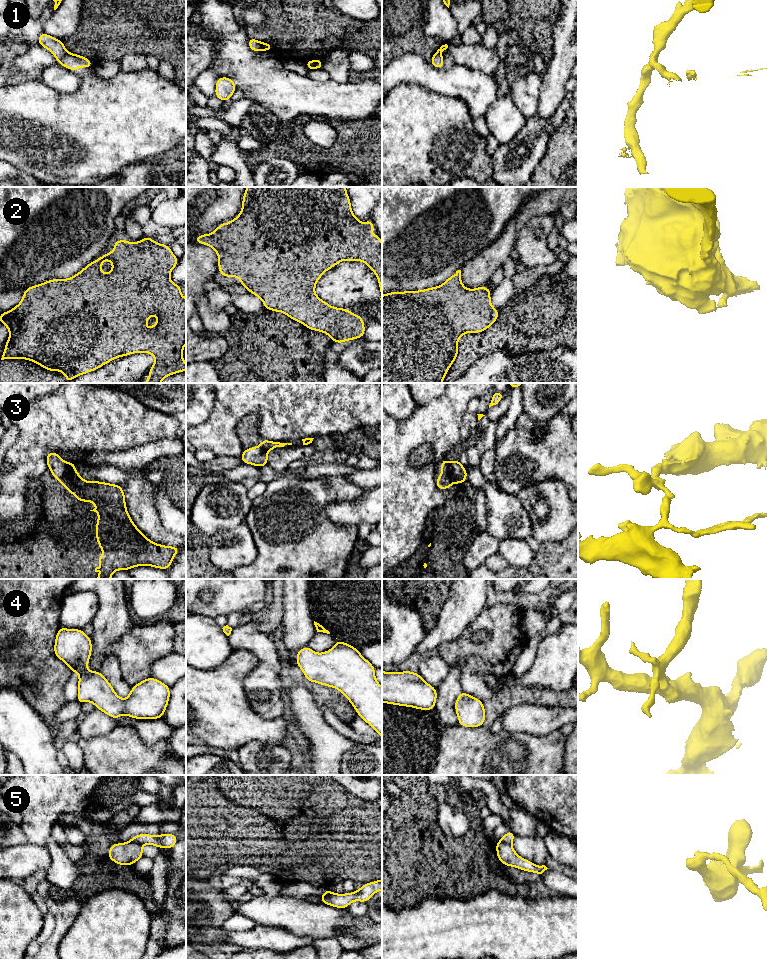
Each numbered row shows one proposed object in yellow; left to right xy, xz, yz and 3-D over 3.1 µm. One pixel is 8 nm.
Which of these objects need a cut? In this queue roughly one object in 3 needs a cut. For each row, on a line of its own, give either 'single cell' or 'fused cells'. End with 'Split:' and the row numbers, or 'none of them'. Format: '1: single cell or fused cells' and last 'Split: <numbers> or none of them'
1: fused cells
2: single cell
3: fused cells
4: single cell
5: fused cells
Split: 1, 3, 5

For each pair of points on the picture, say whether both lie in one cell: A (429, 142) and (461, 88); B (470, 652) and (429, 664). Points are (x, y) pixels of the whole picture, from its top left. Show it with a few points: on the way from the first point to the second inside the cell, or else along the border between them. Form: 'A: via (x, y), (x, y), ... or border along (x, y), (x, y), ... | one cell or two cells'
A: border along (433, 91), (460, 98), (471, 115) | two cells
B: border along (439, 655), (449, 663) | two cells

